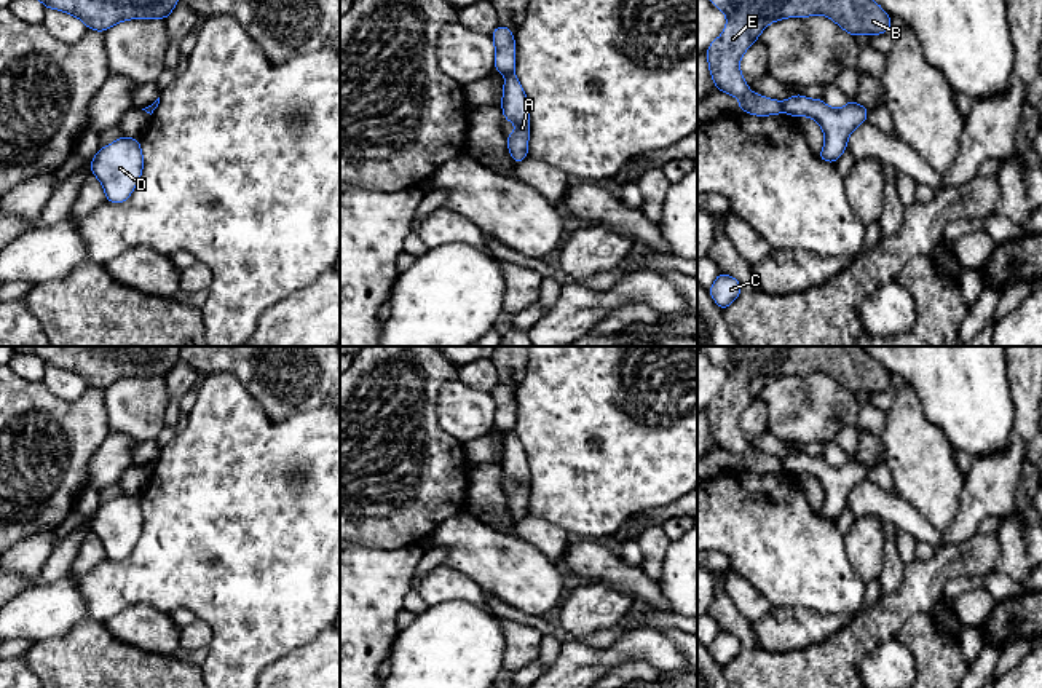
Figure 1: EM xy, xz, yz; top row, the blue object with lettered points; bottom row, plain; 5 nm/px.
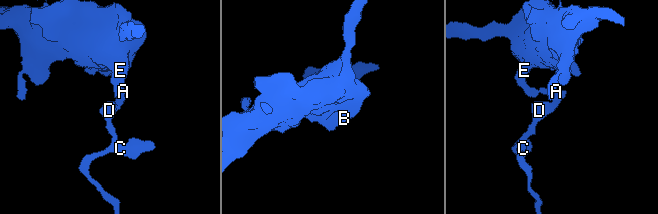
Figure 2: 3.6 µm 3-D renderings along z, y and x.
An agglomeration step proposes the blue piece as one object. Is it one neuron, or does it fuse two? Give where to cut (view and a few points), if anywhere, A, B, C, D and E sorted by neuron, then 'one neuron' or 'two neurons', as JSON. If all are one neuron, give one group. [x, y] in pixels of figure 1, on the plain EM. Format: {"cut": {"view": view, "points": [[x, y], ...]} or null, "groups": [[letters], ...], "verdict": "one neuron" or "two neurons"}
{"cut": {"view": "yz", "points": [[779, 460], [782, 466]]}, "groups": [["A", "C", "D"], ["B", "E"]], "verdict": "two neurons"}

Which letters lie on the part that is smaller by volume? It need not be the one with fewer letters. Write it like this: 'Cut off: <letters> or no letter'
Cut off: A, C, D

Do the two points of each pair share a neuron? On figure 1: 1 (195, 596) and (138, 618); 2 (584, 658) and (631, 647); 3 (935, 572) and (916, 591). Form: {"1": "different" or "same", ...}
{"1": "different", "2": "same", "3": "same"}

